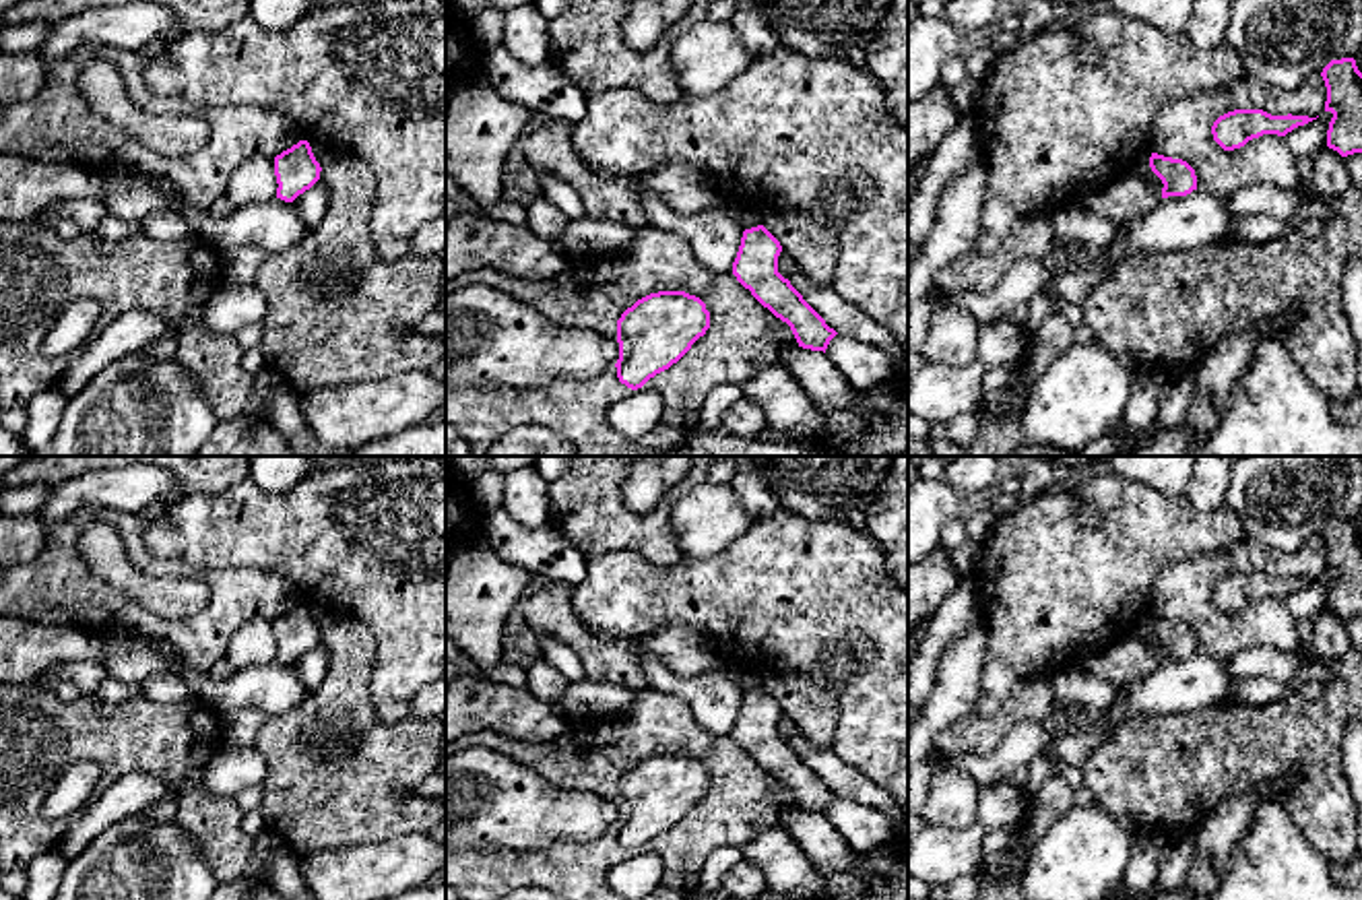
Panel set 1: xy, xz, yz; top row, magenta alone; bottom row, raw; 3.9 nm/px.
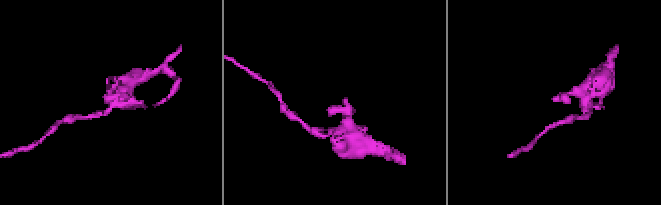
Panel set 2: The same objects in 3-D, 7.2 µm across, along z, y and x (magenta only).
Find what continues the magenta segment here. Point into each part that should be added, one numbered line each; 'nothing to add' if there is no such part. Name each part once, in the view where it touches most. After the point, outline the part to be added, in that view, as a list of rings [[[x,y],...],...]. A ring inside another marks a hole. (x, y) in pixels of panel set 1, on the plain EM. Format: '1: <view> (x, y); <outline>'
nothing to add

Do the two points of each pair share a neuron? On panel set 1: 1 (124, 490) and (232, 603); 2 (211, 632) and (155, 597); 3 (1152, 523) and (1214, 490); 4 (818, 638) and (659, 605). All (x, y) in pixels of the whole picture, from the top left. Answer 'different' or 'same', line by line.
1: different
2: different
3: different
4: same

